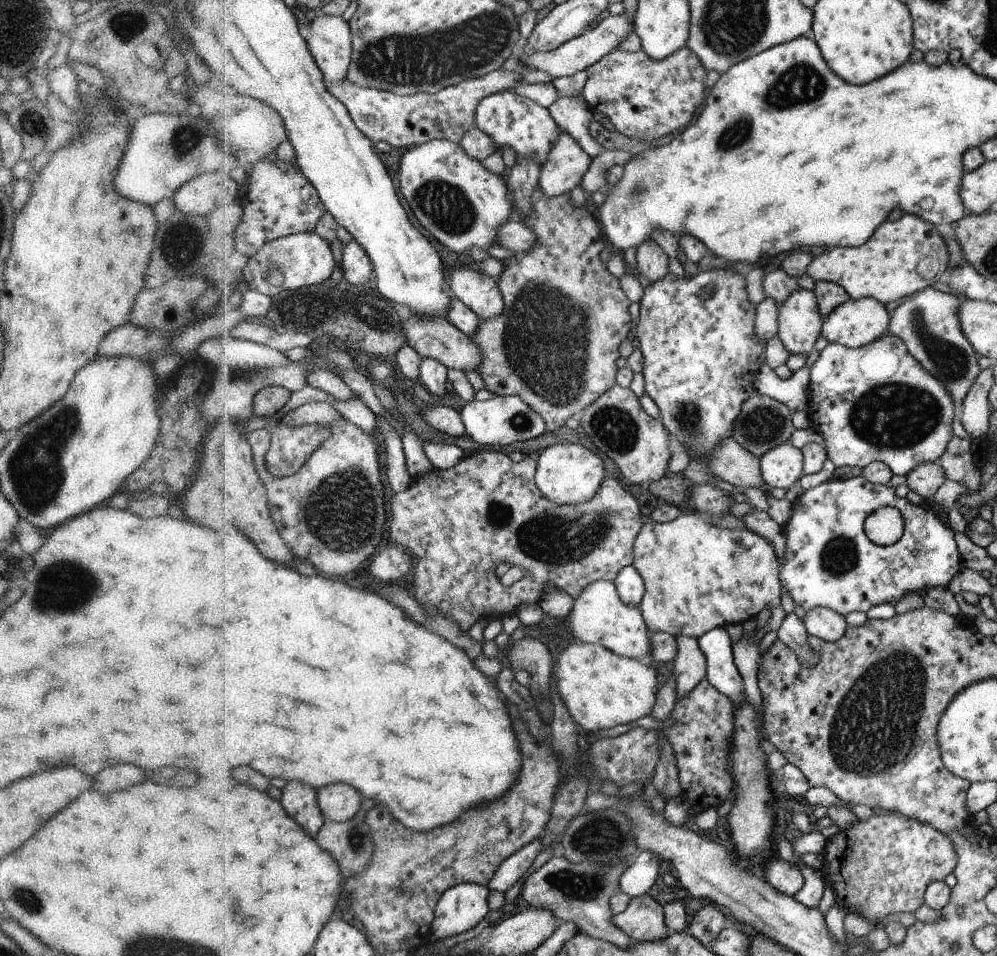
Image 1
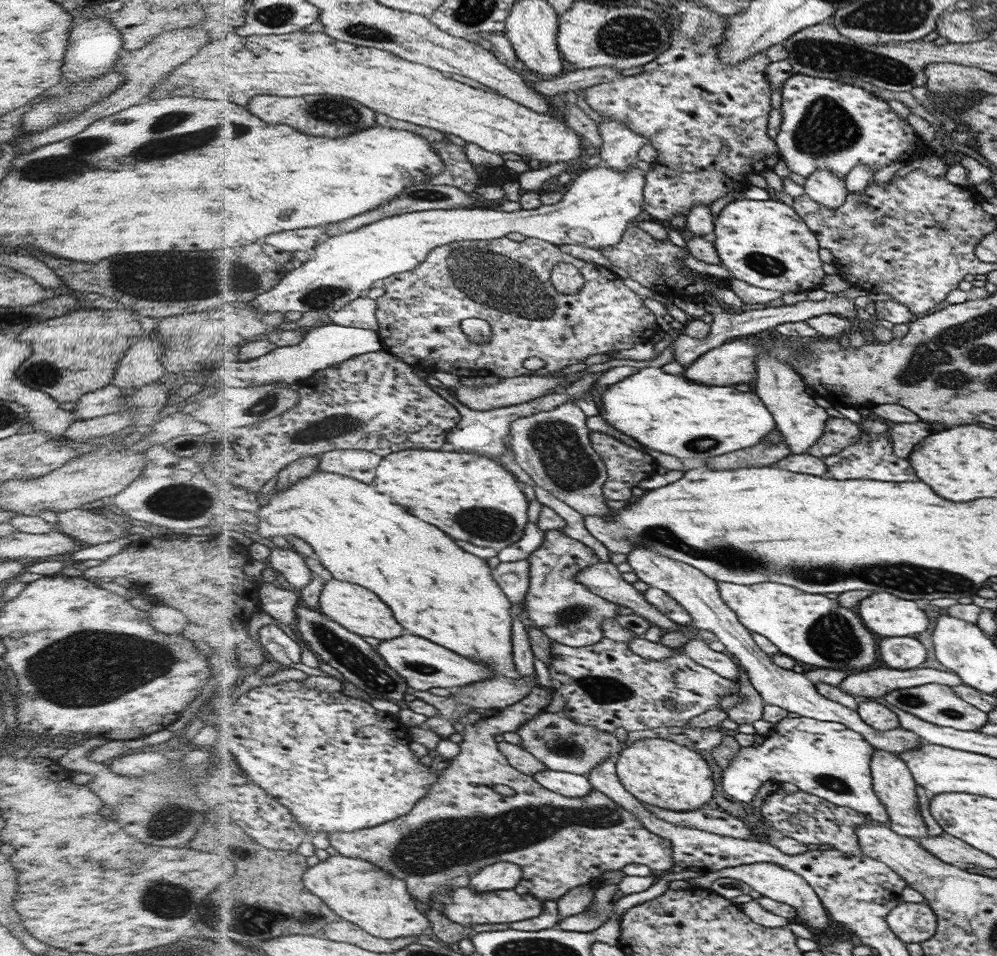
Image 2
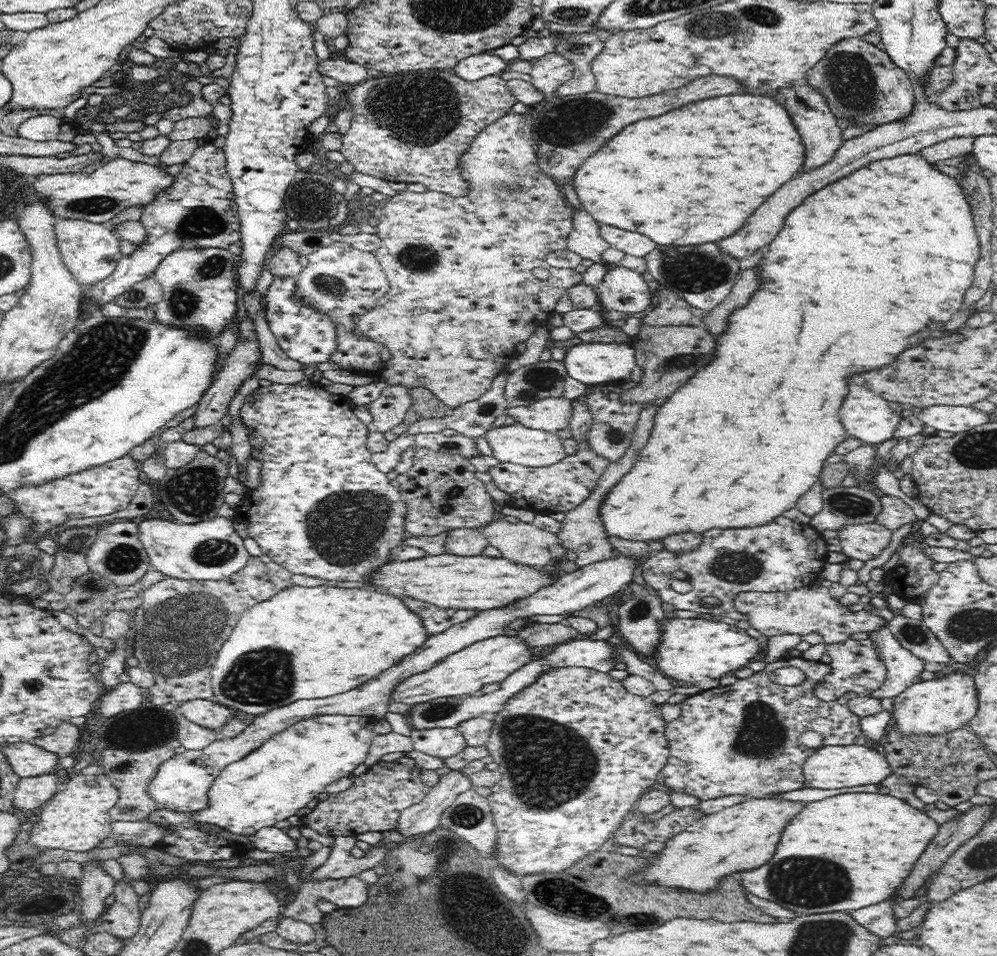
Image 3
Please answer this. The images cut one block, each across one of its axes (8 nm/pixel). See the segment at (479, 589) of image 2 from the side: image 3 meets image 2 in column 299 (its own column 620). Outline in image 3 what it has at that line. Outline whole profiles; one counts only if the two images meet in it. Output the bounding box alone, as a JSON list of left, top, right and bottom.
[600,150,981,546]

